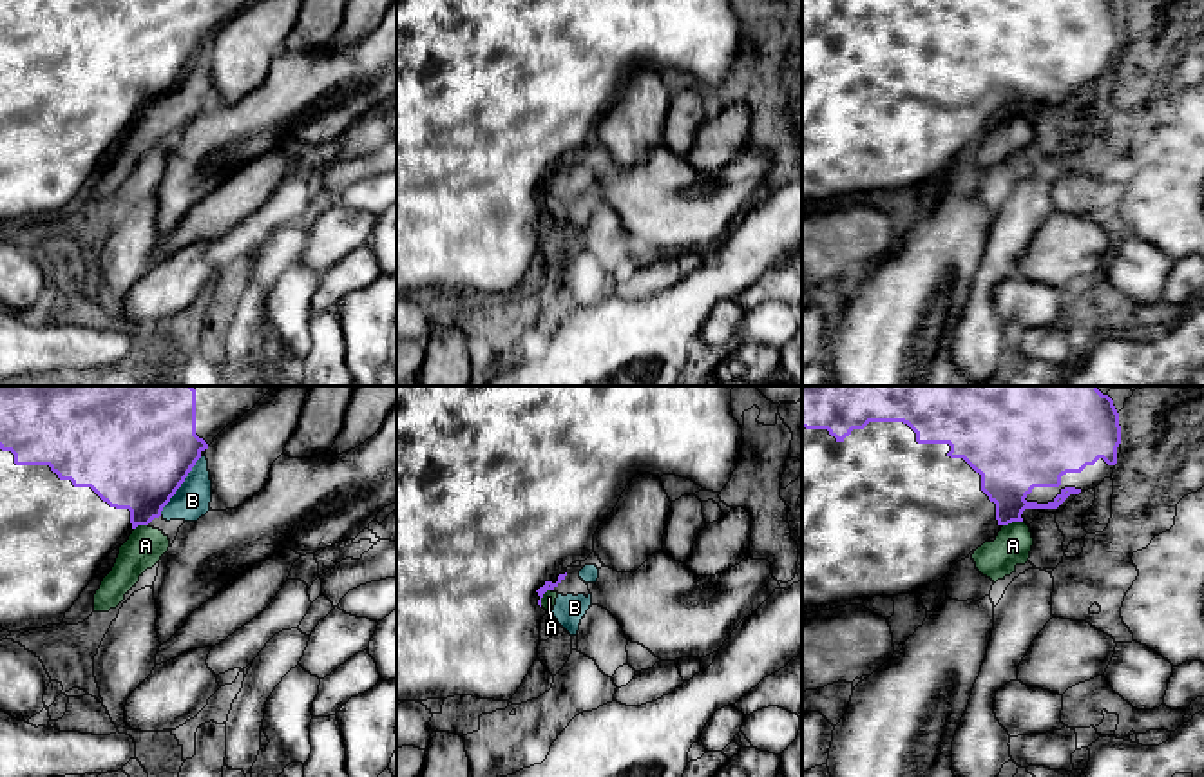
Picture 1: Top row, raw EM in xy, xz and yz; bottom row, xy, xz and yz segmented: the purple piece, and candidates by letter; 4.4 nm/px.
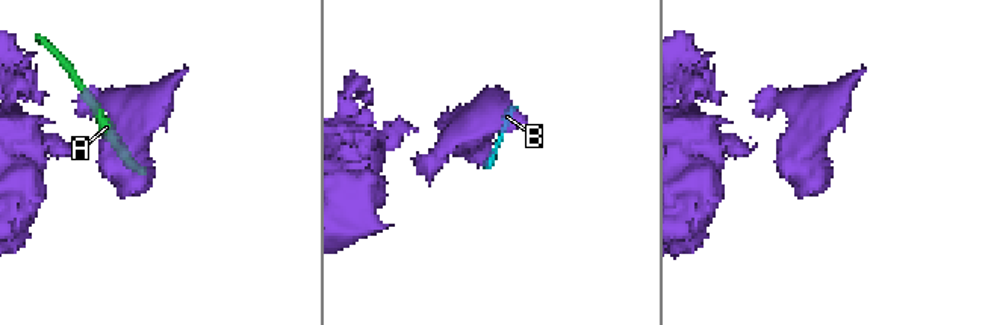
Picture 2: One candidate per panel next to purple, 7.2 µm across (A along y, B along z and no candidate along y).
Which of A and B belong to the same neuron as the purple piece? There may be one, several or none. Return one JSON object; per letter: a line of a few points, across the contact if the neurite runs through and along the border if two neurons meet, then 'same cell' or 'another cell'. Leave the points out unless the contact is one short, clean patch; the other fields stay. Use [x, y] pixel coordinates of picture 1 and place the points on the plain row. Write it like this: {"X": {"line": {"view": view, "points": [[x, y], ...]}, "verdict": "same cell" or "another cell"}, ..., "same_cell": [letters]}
{"A": {"line": {"view": "xz", "points": [[551, 183], [544, 189], [540, 200]]}, "verdict": "another cell"}, "B": {"line": {"view": "xy", "points": [[201, 51], [160, 109]]}, "verdict": "another cell"}, "same_cell": []}

